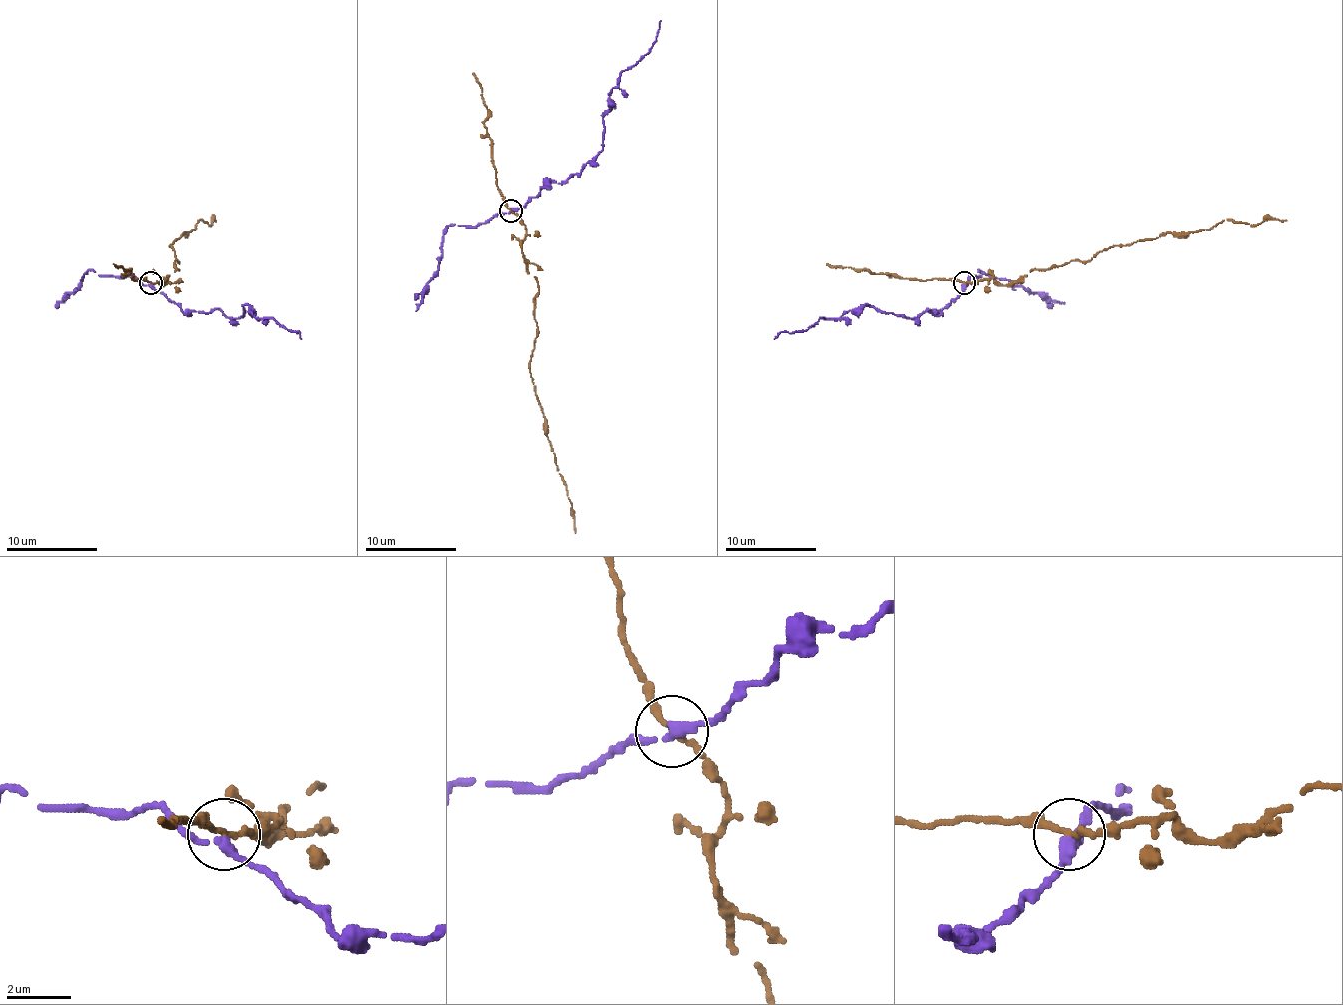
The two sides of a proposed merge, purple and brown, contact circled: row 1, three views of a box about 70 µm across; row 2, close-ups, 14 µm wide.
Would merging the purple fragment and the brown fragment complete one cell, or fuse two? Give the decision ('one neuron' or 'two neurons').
two neurons

